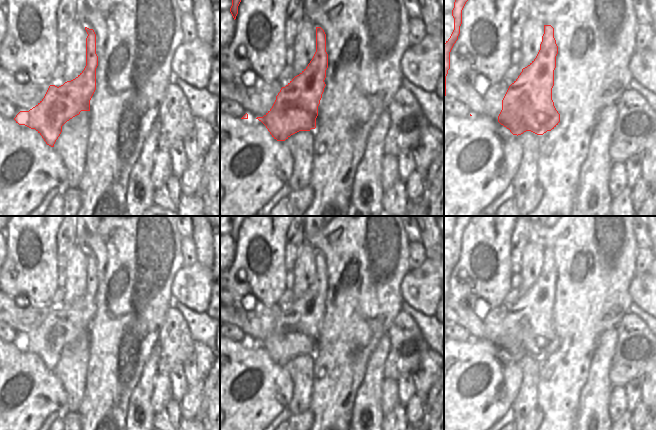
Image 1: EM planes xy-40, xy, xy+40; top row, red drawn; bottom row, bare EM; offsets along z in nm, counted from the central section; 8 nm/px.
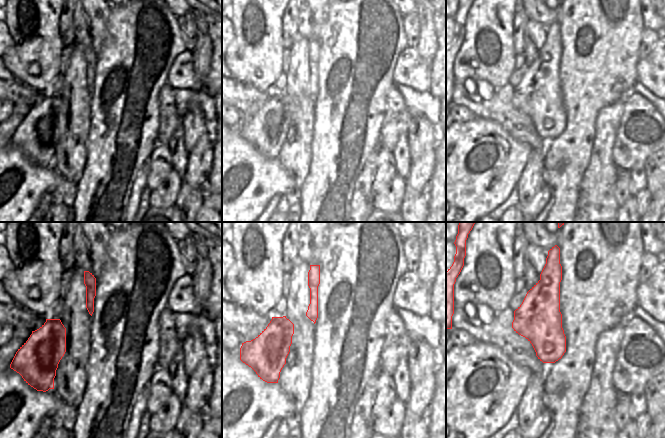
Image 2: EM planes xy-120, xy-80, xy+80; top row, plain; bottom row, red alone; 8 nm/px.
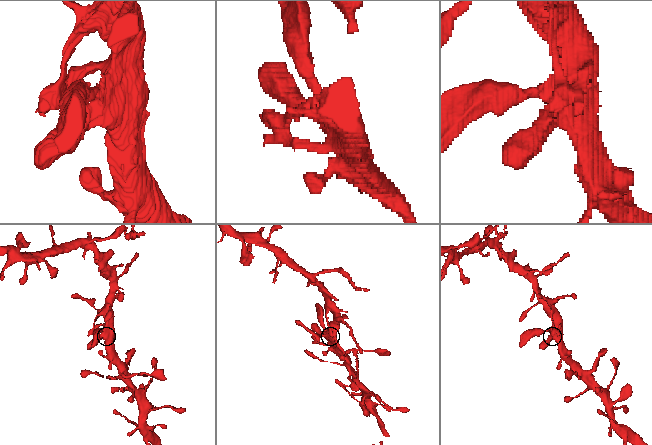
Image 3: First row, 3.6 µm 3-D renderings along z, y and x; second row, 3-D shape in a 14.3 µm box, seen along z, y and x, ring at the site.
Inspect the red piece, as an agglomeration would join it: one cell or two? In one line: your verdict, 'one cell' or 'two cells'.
one cell

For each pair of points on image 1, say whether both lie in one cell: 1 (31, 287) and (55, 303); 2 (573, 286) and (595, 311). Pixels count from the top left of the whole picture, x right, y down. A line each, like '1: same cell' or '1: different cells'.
1: different cells
2: same cell

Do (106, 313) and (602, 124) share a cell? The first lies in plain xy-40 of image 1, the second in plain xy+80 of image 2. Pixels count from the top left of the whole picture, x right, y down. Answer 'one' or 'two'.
two

